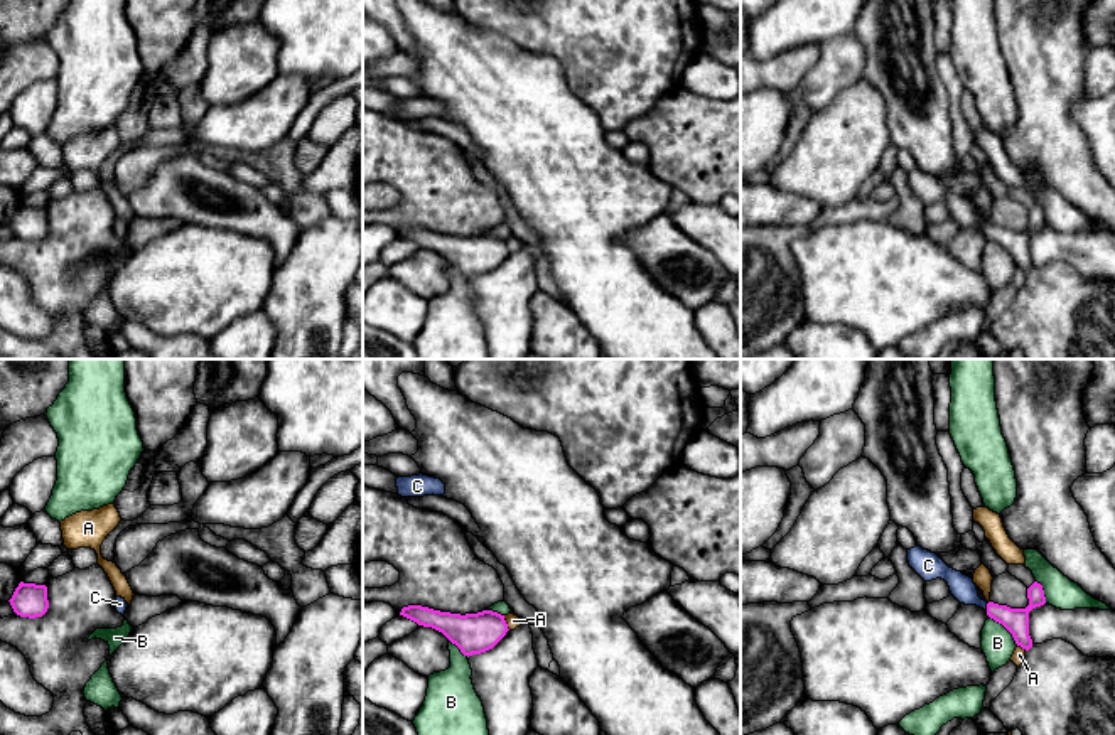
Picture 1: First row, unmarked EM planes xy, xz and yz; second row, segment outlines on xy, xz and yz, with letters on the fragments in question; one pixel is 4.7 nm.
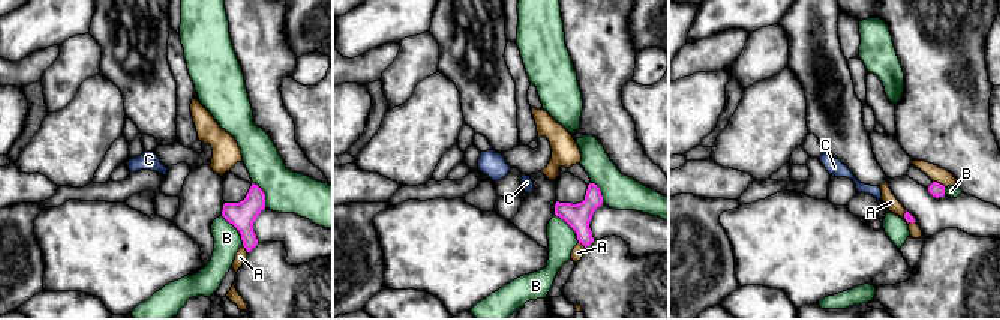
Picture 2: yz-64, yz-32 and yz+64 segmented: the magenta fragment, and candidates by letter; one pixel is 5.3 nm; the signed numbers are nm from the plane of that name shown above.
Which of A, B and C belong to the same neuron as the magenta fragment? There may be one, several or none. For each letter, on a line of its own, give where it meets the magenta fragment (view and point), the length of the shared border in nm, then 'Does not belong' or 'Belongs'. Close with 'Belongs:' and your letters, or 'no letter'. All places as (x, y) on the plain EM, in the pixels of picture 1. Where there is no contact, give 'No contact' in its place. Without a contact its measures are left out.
A: Touches magenta at xz (505, 245). Shared border 80 nm. Does not belong
B: Touches magenta at yz (1006, 250). Shared border 200 nm. Does not belong
C: Touches magenta at yz (987, 230). Shared border 30 nm. Belongs
Belongs: C

